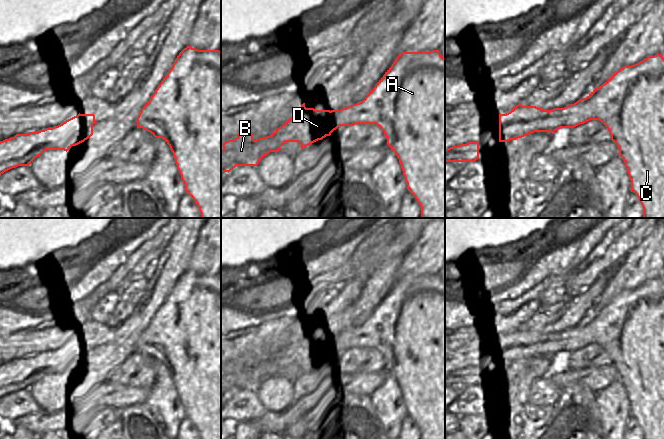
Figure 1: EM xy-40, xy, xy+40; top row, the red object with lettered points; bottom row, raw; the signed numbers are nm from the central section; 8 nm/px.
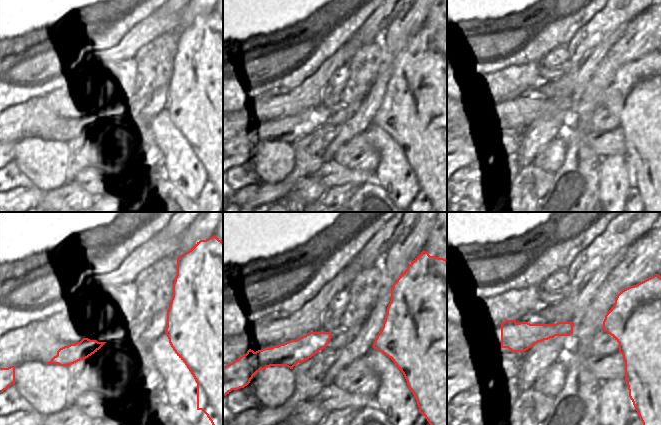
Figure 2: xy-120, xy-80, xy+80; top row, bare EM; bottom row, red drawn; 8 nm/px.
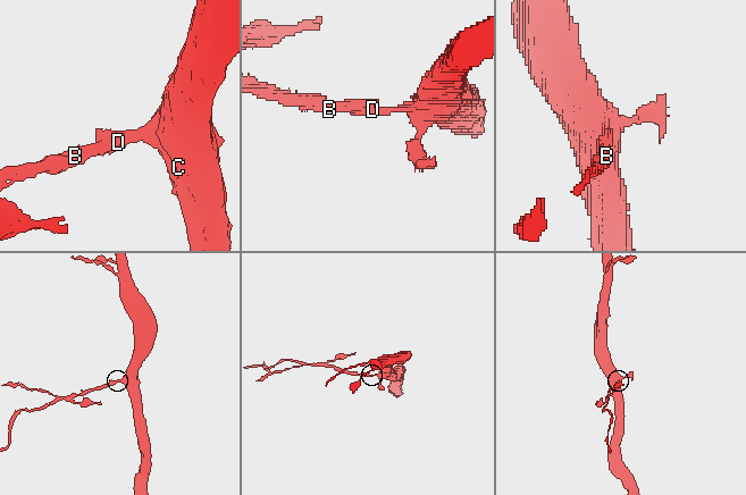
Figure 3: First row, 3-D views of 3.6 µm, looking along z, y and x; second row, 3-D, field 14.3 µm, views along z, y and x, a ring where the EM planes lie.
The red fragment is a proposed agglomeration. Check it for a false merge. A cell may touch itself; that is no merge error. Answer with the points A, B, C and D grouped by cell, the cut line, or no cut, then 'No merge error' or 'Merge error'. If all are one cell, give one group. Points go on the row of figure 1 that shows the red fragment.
Groups: A C / B D. Split along xy (316, 113), (318, 115), (333, 116), (338, 126). Merge error.

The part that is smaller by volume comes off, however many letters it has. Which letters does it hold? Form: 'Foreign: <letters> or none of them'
Foreign: B, D

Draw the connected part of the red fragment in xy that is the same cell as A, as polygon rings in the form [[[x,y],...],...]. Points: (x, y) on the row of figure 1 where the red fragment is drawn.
[[[439,50],[400,53],[364,100],[317,115],[334,116],[338,126],[376,124],[399,159],[407,189],[421,207],[421,218],[445,218],[445,58]]]

